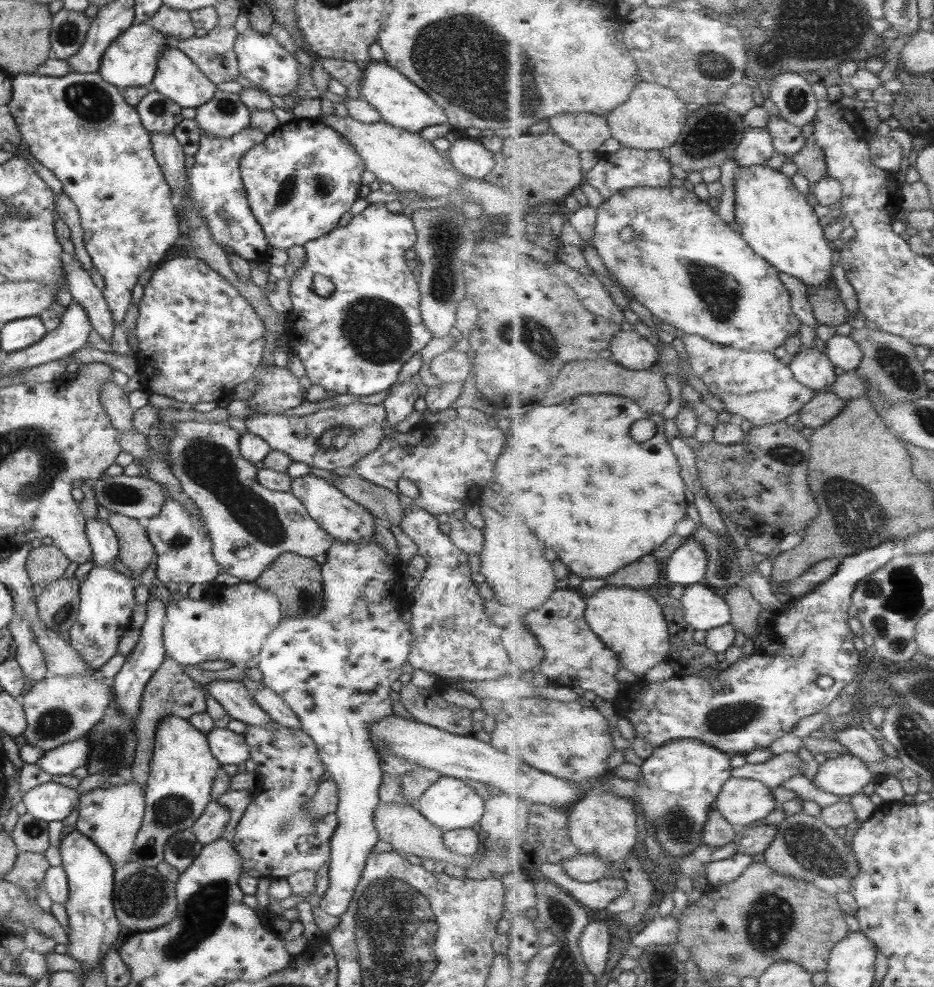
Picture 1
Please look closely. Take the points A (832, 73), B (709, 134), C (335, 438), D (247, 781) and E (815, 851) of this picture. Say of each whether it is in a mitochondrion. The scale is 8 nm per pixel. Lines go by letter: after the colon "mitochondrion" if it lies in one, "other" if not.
A: other
B: mitochondrion
C: mitochondrion
D: other
E: mitochondrion

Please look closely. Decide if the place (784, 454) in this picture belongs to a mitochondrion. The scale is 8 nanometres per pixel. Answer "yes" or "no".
yes

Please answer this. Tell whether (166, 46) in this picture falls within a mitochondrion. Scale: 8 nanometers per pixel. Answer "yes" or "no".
no

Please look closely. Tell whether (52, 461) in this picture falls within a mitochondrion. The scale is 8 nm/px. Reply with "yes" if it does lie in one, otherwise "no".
yes

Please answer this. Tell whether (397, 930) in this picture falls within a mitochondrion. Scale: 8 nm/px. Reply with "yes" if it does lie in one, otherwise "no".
yes

